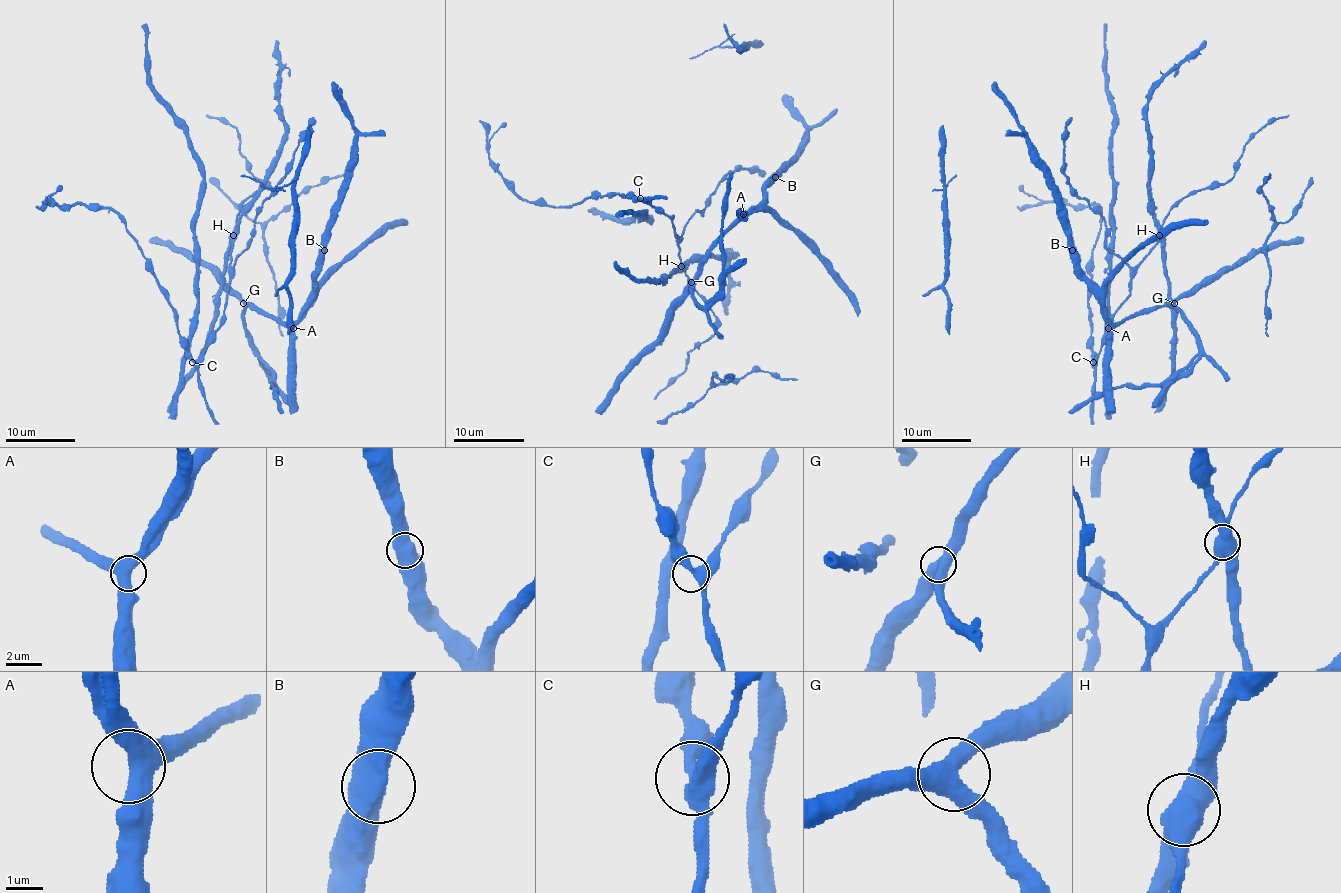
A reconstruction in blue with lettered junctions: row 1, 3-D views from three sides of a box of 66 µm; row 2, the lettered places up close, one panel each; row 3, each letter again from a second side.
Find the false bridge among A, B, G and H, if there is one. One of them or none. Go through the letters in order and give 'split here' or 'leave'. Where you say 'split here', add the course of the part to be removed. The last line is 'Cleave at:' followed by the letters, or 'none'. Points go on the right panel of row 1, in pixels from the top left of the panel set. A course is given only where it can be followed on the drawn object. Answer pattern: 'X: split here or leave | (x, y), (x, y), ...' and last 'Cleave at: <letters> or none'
A: leave
B: leave
G: leave
H: leave
Cleave at: none

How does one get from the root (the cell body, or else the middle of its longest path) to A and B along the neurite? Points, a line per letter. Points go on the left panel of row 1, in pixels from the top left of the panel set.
A: (251, 307), (293, 328)
B: (251, 307), (293, 322), (300, 315), (312, 289), (312, 276), (319, 267), (319, 256), (324, 250)

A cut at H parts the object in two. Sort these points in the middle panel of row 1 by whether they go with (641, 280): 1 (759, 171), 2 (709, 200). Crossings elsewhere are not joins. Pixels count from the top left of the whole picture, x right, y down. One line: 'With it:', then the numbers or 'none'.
With it: none

